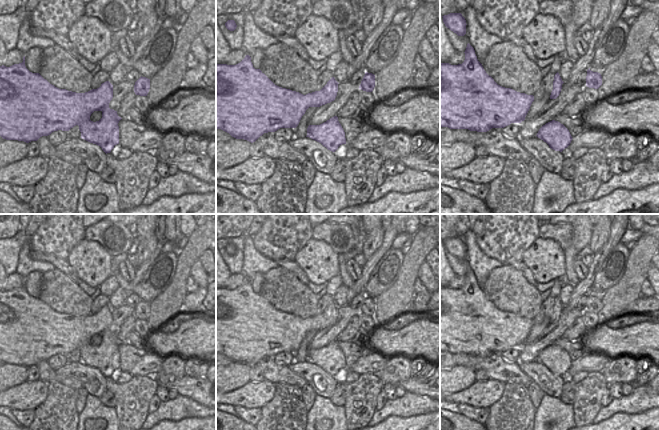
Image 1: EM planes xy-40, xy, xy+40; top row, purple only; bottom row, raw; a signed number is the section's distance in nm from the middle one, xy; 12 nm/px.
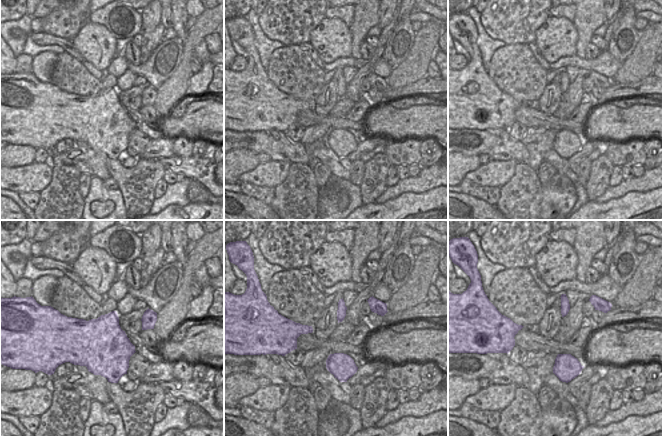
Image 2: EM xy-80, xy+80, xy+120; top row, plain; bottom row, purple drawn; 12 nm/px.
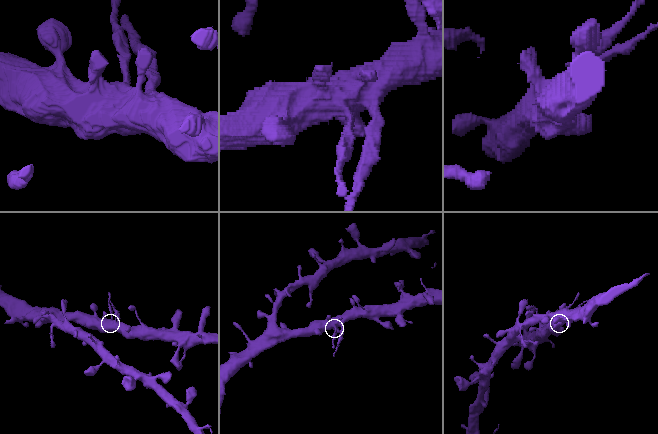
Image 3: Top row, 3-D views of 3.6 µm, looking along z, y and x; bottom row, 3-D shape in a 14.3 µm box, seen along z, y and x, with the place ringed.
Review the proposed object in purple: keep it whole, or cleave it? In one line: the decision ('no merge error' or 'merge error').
merge error

